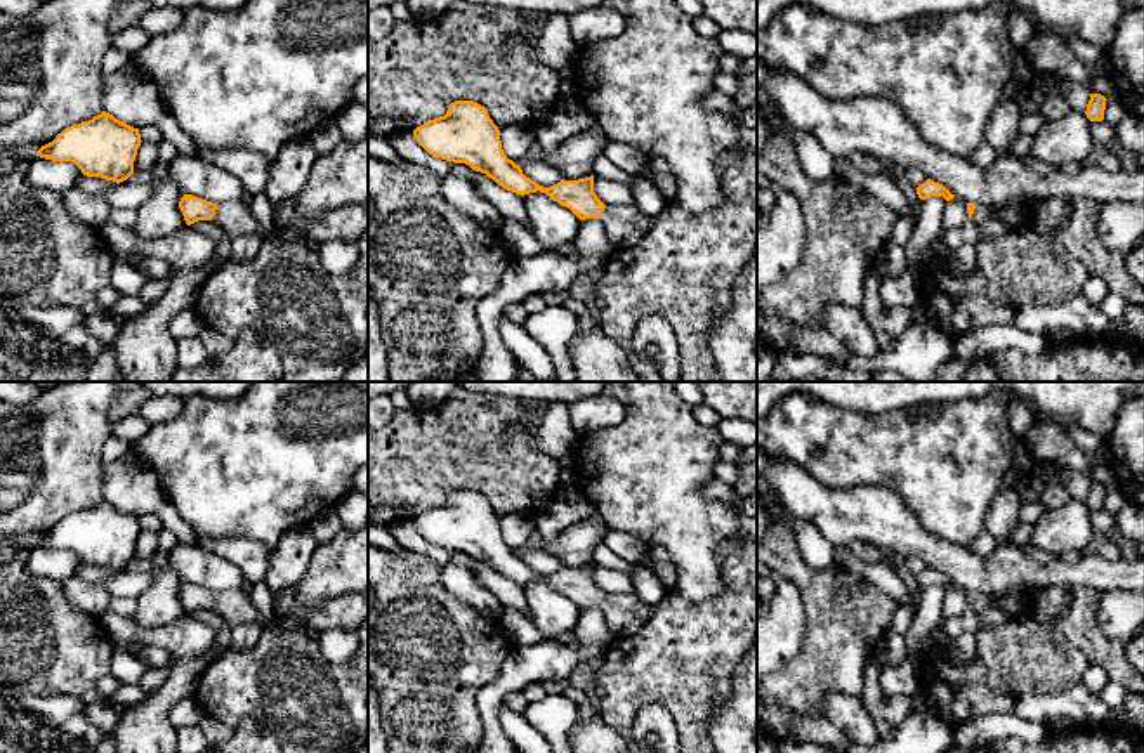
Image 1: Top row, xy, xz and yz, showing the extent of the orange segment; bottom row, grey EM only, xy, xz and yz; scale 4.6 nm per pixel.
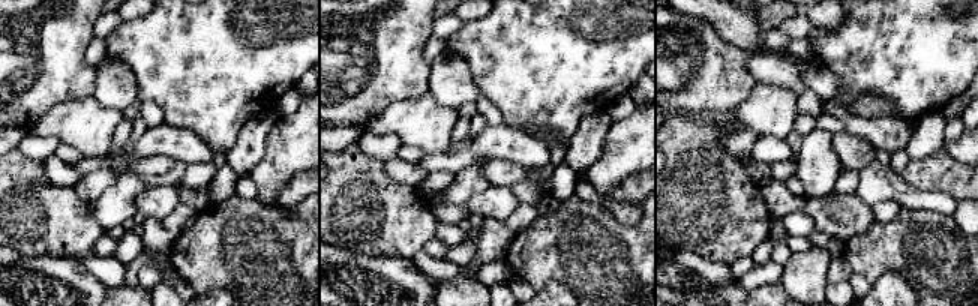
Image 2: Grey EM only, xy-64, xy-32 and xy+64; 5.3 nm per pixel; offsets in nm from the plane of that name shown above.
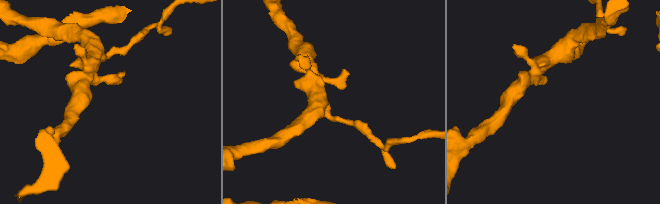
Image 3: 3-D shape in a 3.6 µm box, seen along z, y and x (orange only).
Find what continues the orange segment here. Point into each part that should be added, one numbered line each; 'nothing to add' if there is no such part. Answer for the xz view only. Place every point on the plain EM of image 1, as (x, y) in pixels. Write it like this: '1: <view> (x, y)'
1: xz (625, 613)

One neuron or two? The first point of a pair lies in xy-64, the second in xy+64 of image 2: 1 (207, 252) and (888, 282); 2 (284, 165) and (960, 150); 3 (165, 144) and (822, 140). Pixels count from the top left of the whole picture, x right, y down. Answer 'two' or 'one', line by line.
1: two
2: one
3: two

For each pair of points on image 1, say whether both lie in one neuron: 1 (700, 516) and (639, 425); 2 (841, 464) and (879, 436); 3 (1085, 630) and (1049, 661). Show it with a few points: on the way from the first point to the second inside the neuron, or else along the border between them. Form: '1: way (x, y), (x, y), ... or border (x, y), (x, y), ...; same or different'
1: way (677, 493), (657, 472), (657, 448); same
2: way (849, 455), (870, 445); same
3: border (1035, 620), (1054, 625), (1087, 661); different

